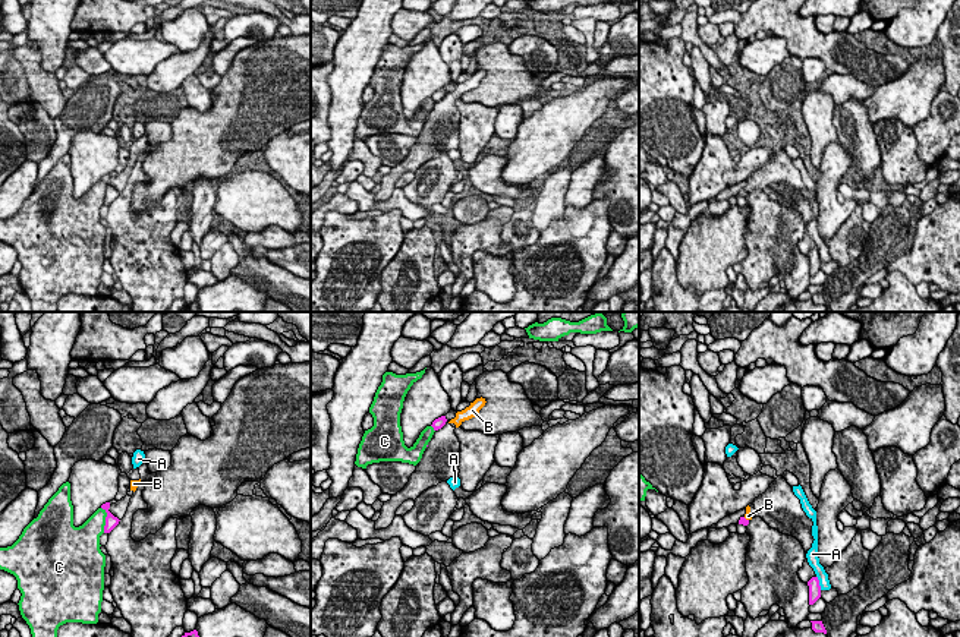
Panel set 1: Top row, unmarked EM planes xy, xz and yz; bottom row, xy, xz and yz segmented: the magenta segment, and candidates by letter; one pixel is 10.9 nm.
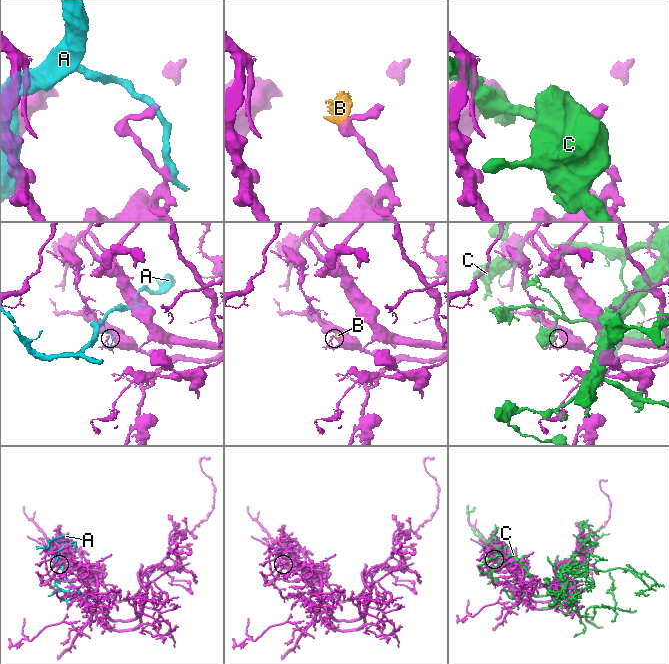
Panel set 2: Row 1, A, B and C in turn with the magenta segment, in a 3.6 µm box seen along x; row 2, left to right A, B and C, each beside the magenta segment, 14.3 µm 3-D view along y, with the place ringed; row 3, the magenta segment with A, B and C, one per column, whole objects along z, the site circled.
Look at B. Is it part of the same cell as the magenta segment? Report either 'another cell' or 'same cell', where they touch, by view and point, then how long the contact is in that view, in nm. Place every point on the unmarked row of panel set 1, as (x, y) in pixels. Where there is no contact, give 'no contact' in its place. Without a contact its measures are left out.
another cell; meets magenta in yz at (745, 191); contact 70 nm long

